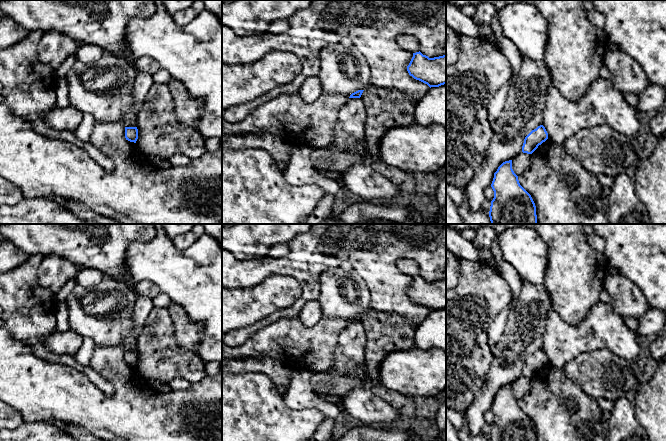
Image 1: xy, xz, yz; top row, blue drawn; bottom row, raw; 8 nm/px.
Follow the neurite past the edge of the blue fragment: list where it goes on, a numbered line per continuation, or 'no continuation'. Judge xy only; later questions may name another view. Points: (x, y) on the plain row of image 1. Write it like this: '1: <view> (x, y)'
no continuation

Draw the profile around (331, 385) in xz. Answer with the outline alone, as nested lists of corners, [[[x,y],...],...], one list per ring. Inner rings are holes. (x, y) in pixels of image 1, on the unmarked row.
[[[333,368],[312,374],[310,385],[323,400],[341,407],[344,397],[354,388],[363,385],[365,372],[357,369],[353,374],[345,374]]]

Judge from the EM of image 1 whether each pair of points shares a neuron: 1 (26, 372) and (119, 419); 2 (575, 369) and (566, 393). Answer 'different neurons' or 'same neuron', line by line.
1: same neuron
2: different neurons

